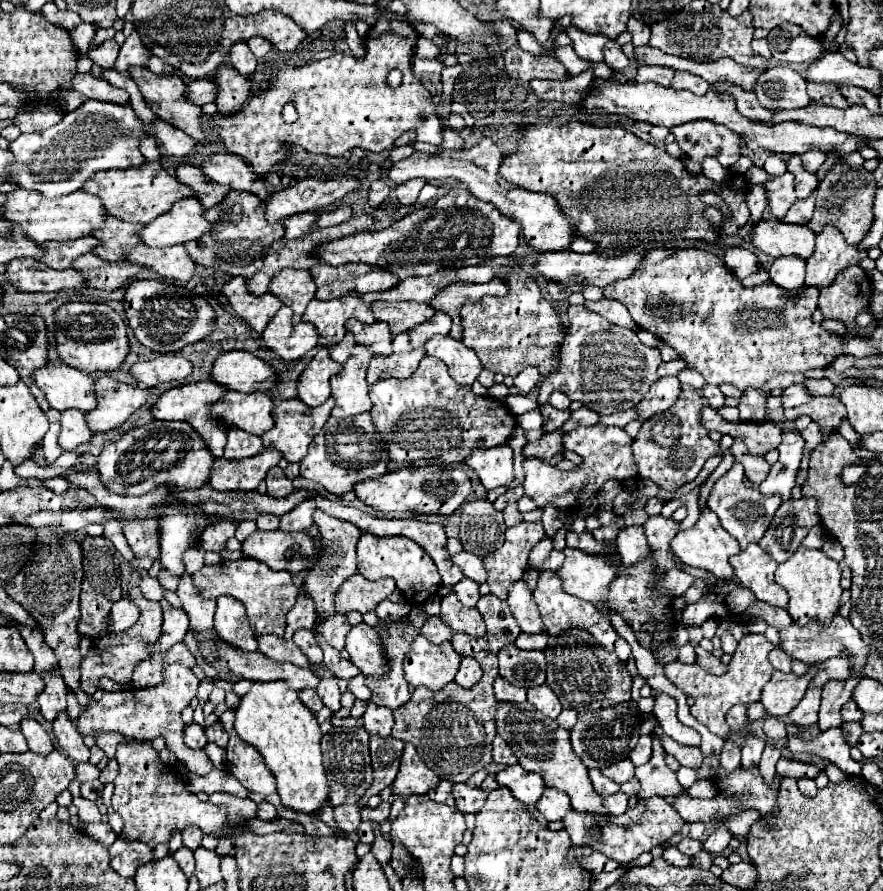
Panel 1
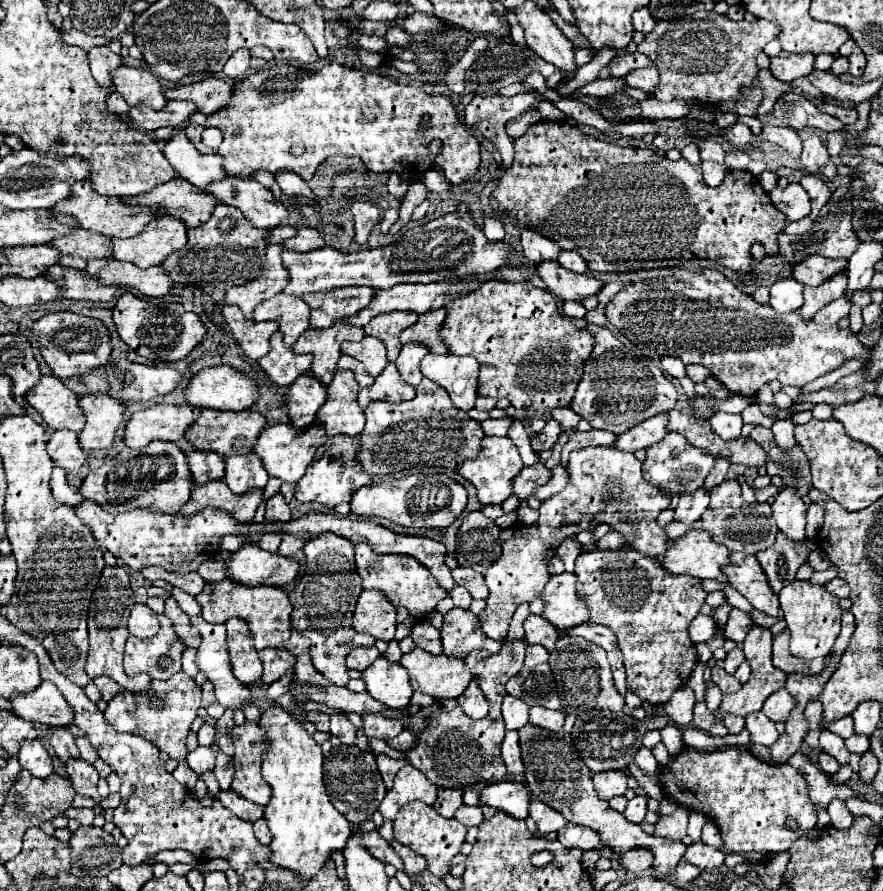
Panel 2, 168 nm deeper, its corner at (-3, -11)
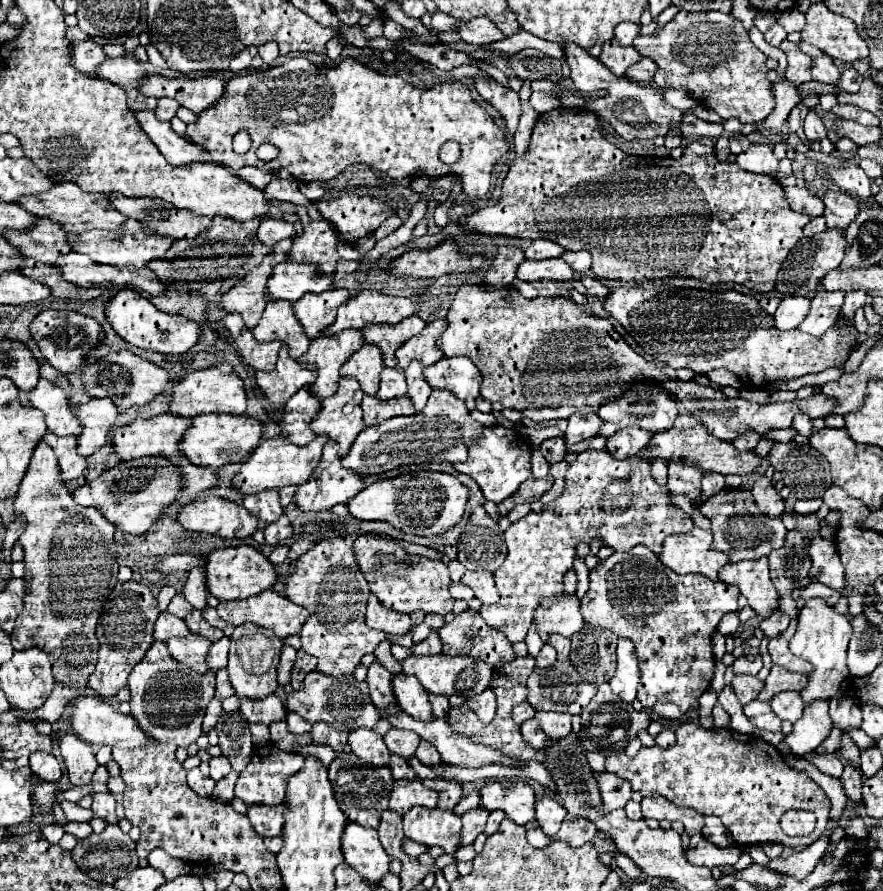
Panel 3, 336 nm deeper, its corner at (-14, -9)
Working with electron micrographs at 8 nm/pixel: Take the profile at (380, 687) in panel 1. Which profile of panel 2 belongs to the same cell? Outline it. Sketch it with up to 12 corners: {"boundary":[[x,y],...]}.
{"boundary":[[363,717],[367,737],[389,739],[403,731],[399,721]]}

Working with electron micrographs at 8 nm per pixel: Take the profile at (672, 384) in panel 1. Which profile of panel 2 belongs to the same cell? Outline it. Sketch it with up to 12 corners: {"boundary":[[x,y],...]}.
{"boundary":[[667,413],[651,417],[611,447],[635,453],[665,437]]}

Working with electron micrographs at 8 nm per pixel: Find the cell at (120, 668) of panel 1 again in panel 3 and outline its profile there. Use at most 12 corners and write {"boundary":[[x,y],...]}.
{"boundary":[[188,633],[168,639],[170,655],[198,673],[208,671],[204,659],[212,641]]}

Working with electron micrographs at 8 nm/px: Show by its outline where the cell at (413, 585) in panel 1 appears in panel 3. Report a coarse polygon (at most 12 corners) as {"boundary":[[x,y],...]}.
{"boundary":[[382,539],[352,543],[370,591],[398,613],[452,611],[442,561],[390,561]]}

